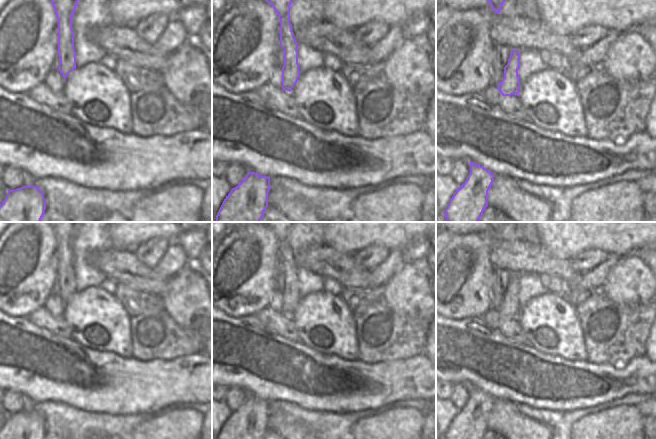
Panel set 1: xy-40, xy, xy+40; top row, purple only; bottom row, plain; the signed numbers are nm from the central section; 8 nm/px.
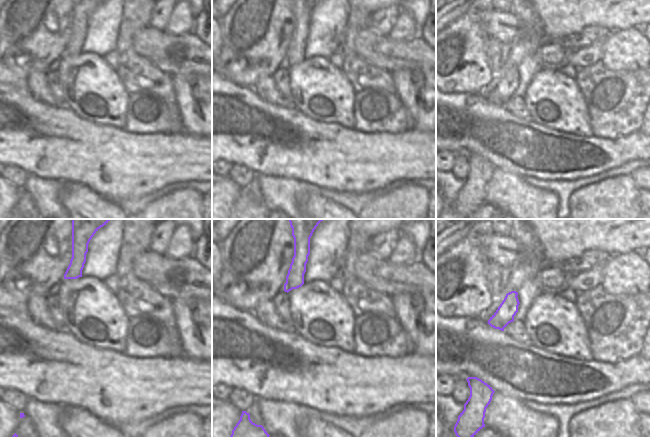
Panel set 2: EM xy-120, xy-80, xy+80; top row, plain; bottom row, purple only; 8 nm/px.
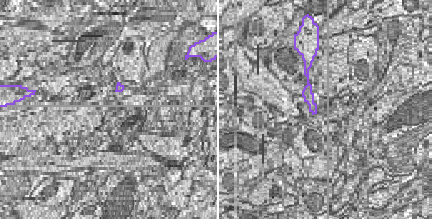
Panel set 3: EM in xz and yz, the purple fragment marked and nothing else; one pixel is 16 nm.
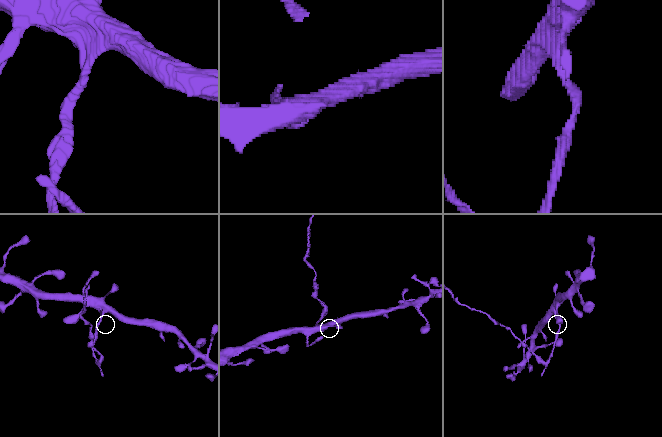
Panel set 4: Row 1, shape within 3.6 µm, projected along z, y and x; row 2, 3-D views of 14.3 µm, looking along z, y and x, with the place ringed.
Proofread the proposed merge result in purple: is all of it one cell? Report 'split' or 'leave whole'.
split

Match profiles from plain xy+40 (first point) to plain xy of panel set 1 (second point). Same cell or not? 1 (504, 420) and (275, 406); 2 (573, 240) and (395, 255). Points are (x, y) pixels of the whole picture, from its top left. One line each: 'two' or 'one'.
1: two
2: two

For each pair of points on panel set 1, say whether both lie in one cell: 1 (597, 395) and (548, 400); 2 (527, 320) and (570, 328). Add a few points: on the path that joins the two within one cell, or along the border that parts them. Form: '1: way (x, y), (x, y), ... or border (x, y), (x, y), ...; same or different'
1: way (585, 394), (560, 394); same
2: way (538, 320), (547, 320), (555, 328), (559, 328); same

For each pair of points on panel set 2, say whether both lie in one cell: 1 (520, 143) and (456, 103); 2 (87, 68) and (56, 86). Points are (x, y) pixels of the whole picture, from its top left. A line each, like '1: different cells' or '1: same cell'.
1: same cell
2: different cells

